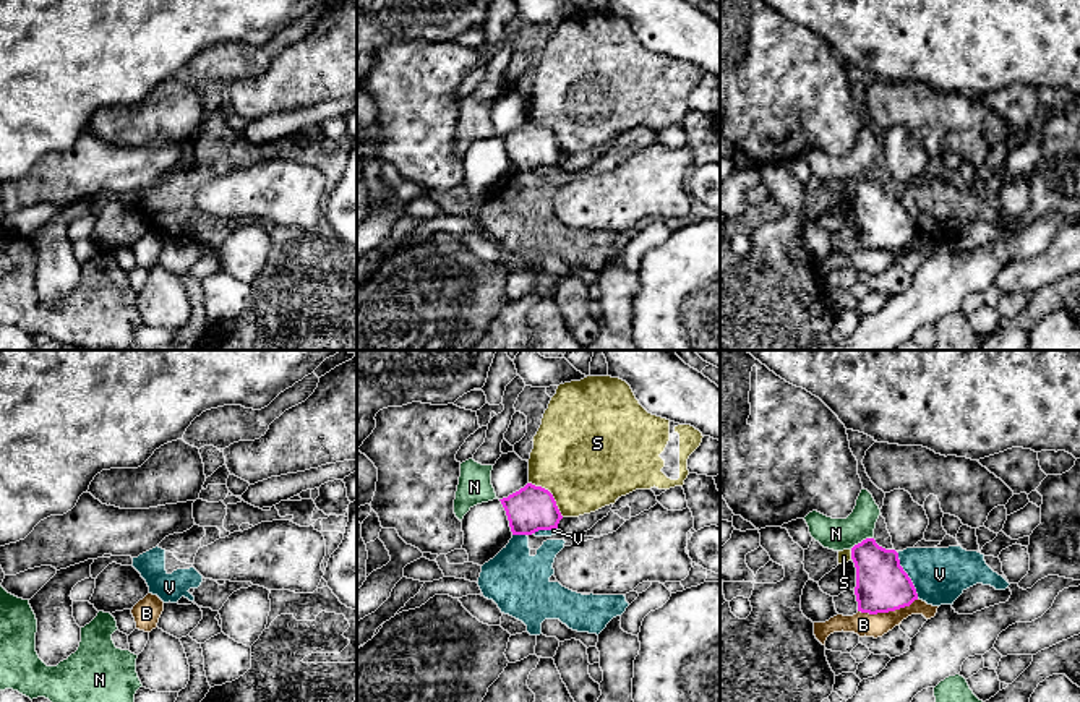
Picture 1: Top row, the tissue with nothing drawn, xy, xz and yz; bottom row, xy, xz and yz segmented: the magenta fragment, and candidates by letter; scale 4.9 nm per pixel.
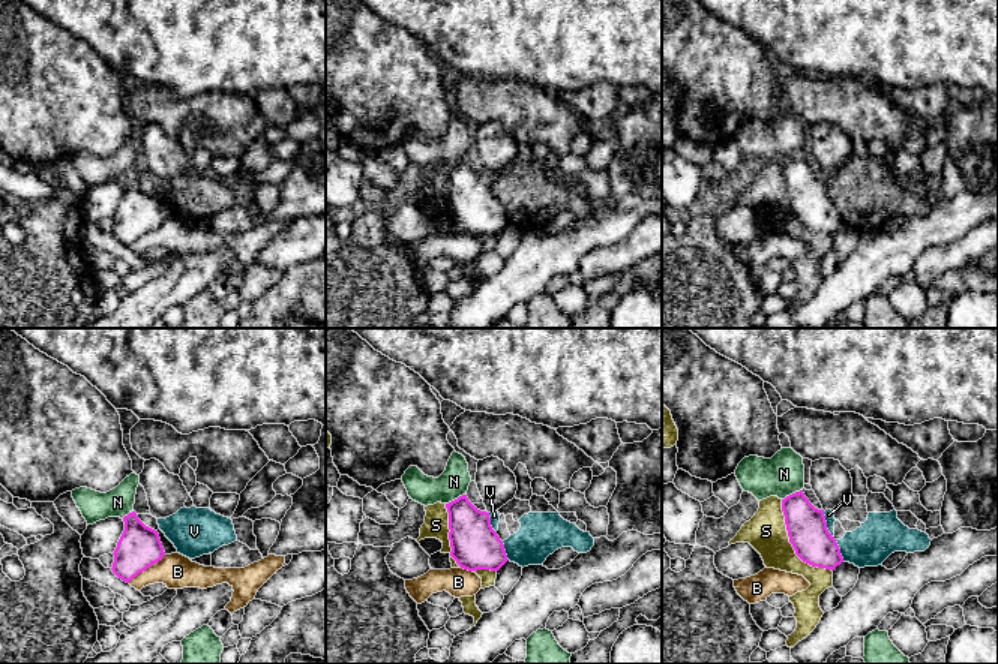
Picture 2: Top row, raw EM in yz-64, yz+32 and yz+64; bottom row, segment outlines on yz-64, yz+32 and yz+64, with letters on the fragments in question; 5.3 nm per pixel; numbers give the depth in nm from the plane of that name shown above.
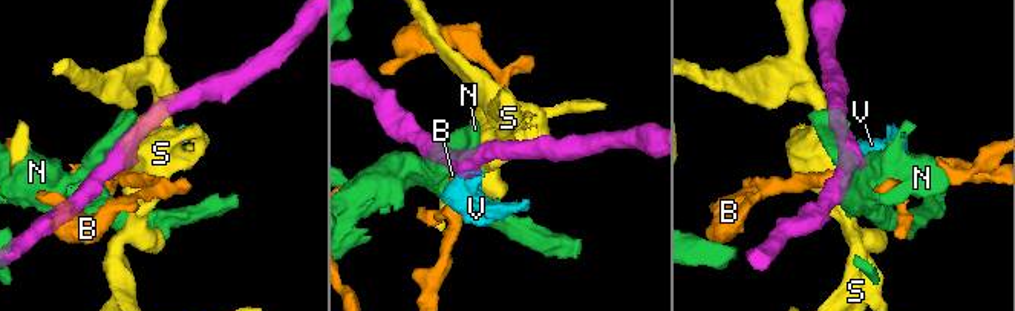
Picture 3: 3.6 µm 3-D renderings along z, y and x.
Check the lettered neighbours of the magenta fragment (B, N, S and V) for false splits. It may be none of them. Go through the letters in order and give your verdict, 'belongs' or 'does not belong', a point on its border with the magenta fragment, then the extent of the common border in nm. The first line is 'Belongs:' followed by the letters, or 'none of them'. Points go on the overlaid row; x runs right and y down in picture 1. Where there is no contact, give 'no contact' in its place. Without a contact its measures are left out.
Belongs: none of them
B: does not belong; meets magenta in yz at (887, 612); contact 320 nm long
N: does not belong; meets magenta in yz at (861, 542); contact 130 nm long
S: does not belong; meets magenta in xz at (552, 495); contact 240 nm long
V: does not belong; meets magenta in yz at (907, 576); contact 240 nm long

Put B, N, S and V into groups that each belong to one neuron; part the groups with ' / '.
B / N / S / V

